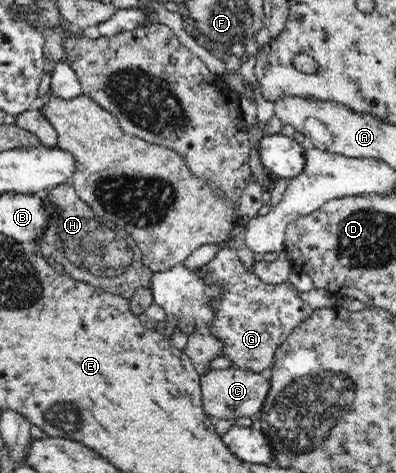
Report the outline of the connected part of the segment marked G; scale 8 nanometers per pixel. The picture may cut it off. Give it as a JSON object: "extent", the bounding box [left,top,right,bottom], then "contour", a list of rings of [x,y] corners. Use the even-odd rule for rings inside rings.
{"extent":[195,244,314,373],"contour":[[[231,244],[221,247],[215,256],[199,270],[195,270],[196,276],[206,284],[206,286],[217,287],[219,296],[213,296],[209,300],[209,307],[213,311],[213,320],[207,324],[209,335],[219,339],[223,343],[221,357],[227,357],[231,367],[241,370],[251,370],[257,373],[268,373],[274,363],[276,348],[289,338],[296,326],[299,326],[314,311],[299,296],[299,291],[286,281],[282,284],[267,283],[254,271],[247,269],[241,262],[236,247]]]}

